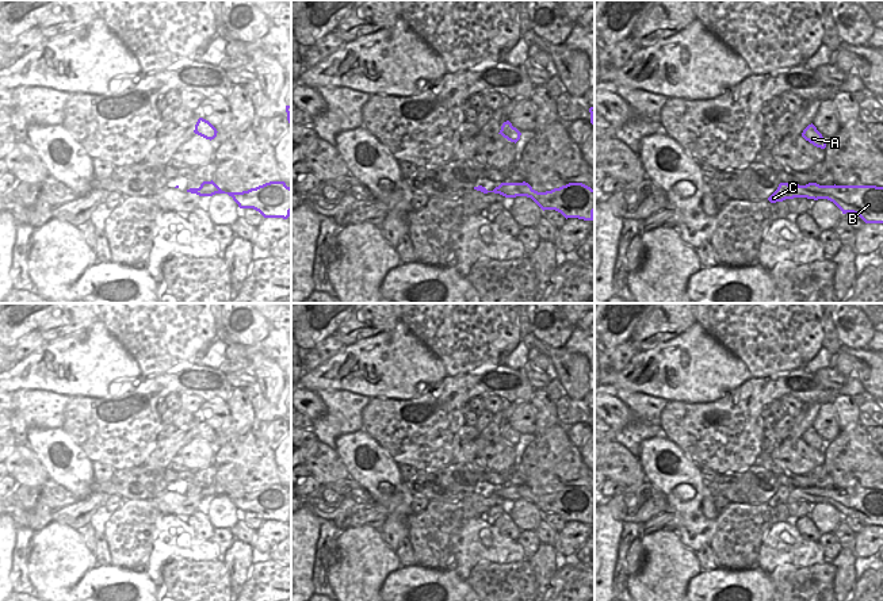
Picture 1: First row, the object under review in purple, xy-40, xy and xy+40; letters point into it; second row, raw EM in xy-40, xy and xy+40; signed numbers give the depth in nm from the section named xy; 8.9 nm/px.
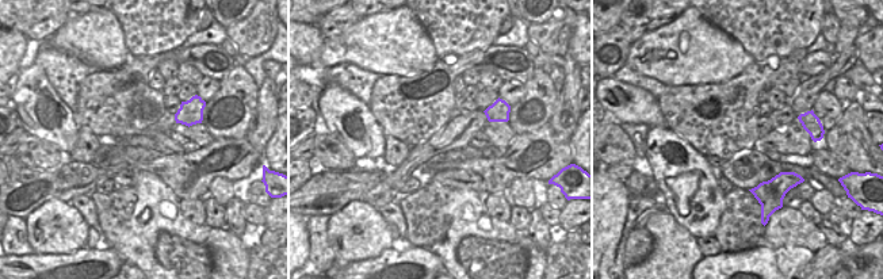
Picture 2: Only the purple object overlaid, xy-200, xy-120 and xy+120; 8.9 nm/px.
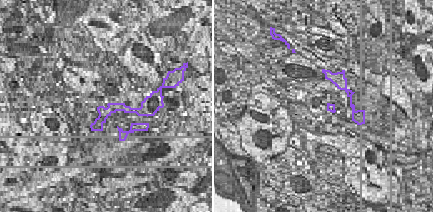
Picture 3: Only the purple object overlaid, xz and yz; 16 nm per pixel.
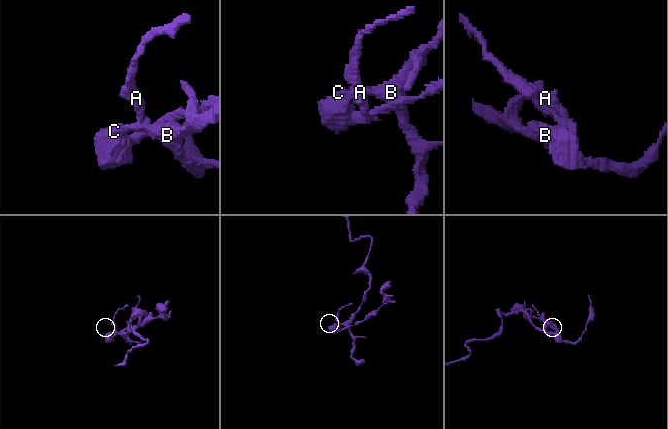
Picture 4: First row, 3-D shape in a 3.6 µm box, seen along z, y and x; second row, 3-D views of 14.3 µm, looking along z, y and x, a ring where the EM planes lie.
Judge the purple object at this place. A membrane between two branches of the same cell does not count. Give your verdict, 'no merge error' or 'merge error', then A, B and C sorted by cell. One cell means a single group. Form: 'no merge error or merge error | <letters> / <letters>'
no merge error | A B C

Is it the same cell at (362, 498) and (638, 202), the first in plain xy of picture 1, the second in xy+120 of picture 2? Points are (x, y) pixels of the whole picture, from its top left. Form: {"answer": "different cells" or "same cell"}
{"answer": "different cells"}

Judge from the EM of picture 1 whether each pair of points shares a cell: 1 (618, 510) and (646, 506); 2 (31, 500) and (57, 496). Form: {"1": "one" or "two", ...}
{"1": "one", "2": "one"}

